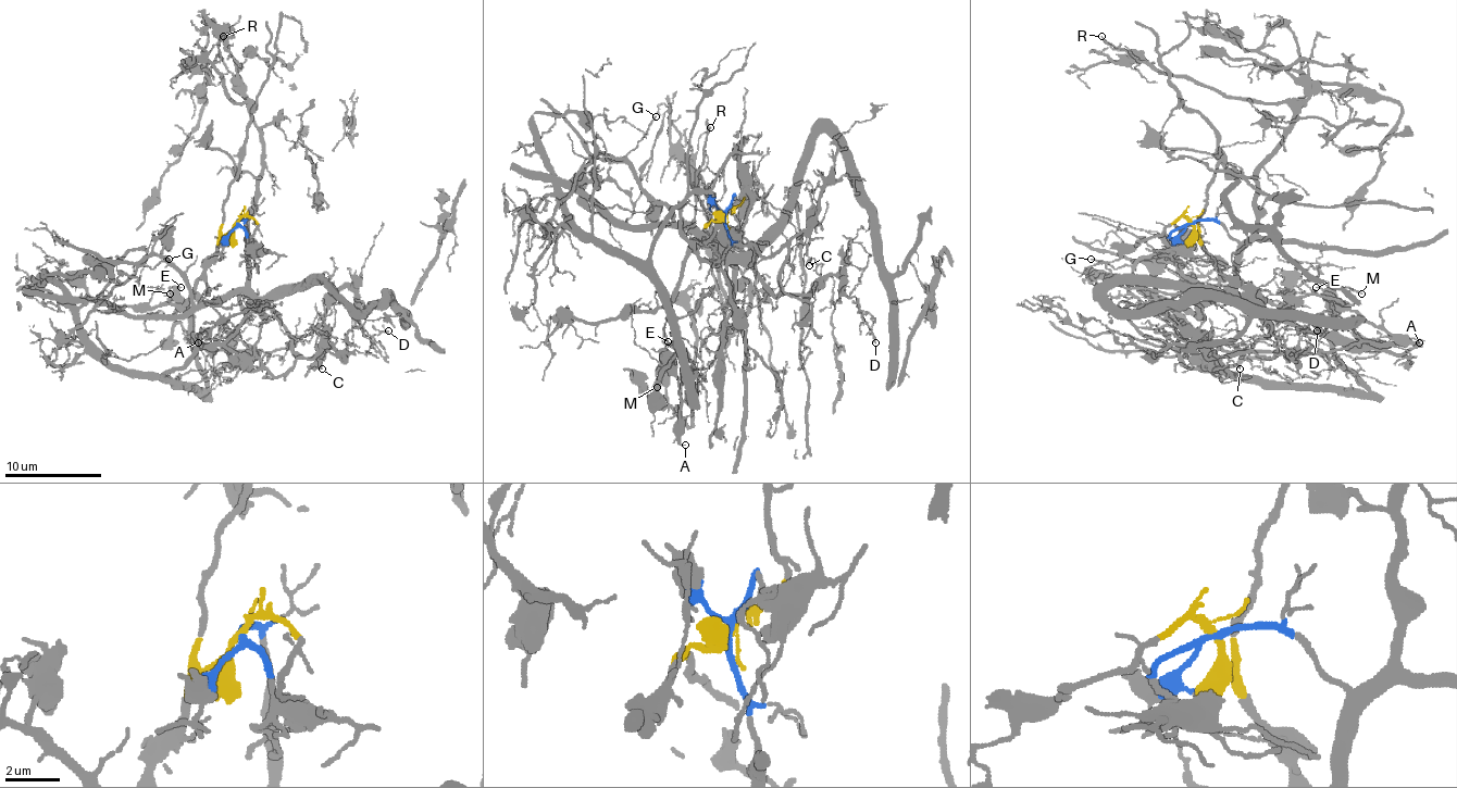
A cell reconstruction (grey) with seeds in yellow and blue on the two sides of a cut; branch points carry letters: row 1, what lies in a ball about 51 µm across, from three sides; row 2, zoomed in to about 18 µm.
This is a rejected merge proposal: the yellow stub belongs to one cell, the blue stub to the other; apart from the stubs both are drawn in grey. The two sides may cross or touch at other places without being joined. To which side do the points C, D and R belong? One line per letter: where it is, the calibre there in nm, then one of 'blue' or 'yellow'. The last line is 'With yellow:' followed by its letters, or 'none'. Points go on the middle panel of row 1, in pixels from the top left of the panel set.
C: place (809, 265); calibre 100 nm; blue
D: place (875, 342); calibre 120 nm; blue
R: place (710, 127); calibre 130 nm; blue
With yellow: none

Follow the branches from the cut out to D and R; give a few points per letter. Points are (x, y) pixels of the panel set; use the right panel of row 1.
D: (1192, 222), (1218, 222), (1237, 244), (1235, 288), (1269, 336), (1265, 302), (1249, 288), (1274, 336), (1318, 332)
R: (1192, 222), (1213, 220), (1241, 241), (1255, 229), (1255, 176), (1294, 111), (1170, 76), (1115, 50), (1101, 36)

